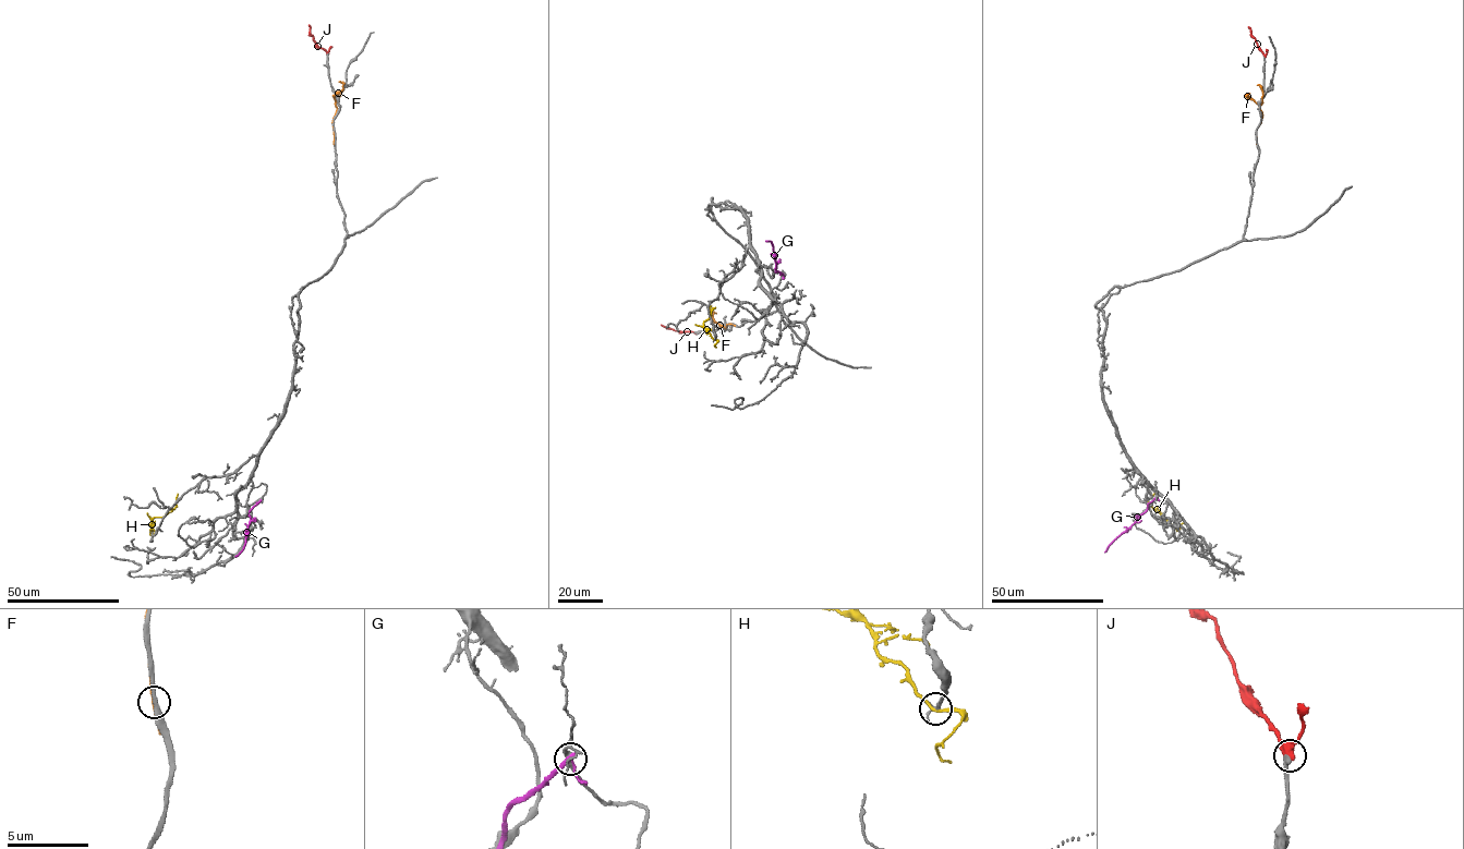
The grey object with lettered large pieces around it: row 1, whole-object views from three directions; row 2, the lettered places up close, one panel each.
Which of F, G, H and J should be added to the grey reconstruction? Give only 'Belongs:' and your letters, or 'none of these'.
Belongs: J

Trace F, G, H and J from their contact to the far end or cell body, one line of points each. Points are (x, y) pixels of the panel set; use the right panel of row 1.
F: (1257, 143), (1262, 94), (1257, 85)
G: (1157, 496), (1104, 552)
H: (1175, 526), (1151, 506), (1156, 489)
J: (1265, 57), (1248, 26)

